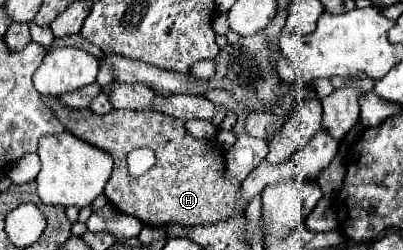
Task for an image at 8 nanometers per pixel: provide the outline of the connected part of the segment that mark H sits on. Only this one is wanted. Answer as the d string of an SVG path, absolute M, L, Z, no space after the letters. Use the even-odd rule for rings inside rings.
M43 96L51 106L57 120L81 140L93 146L109 150L115 160L113 174L105 186L105 196L109 202L125 214L137 216L149 226L199 226L225 220L239 212L245 212L239 188L241 184L233 180L225 170L225 150L211 140L199 140L185 130L185 122L159 112L135 112L135 110L111 110L107 114L95 114L89 108L75 110L63 106L59 96ZM135 148L151 148L157 156L155 166L139 178L127 172L127 154Z

